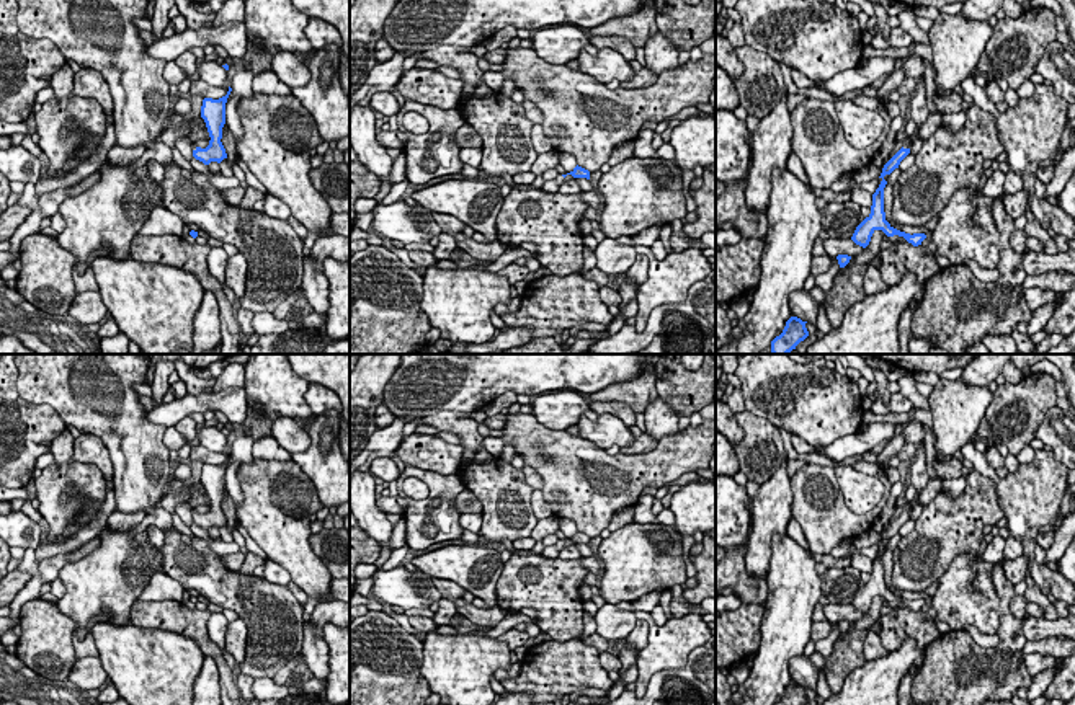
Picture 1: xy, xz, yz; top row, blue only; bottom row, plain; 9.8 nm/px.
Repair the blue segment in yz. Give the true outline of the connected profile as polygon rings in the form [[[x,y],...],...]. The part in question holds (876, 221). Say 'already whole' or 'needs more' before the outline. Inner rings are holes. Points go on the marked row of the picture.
needs more; [[[917,126],[915,132],[908,137],[910,142],[903,145],[882,168],[881,173],[881,184],[872,194],[872,206],[871,206],[871,214],[856,227],[851,240],[866,248],[871,242],[871,237],[876,230],[882,230],[887,237],[903,237],[908,243],[913,246],[921,245],[921,242],[926,238],[925,233],[905,233],[897,228],[894,228],[887,220],[885,220],[885,212],[884,212],[884,188],[887,181],[884,180],[885,175],[890,175],[895,168],[899,168],[900,162],[910,153],[912,144],[917,140],[917,134],[921,126]]]

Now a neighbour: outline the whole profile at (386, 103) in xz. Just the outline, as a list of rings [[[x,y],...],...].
[[[392,91],[374,93],[369,106],[384,116],[394,116],[400,111],[399,100],[392,95]]]

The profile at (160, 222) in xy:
[[[163,206],[152,209],[150,217],[139,230],[139,235],[181,235],[183,220]]]

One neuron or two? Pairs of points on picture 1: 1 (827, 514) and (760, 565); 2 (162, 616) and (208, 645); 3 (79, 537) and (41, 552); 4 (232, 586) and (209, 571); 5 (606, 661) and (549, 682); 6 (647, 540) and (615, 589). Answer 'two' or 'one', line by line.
1: two
2: one
3: one
4: one
5: two
6: one

